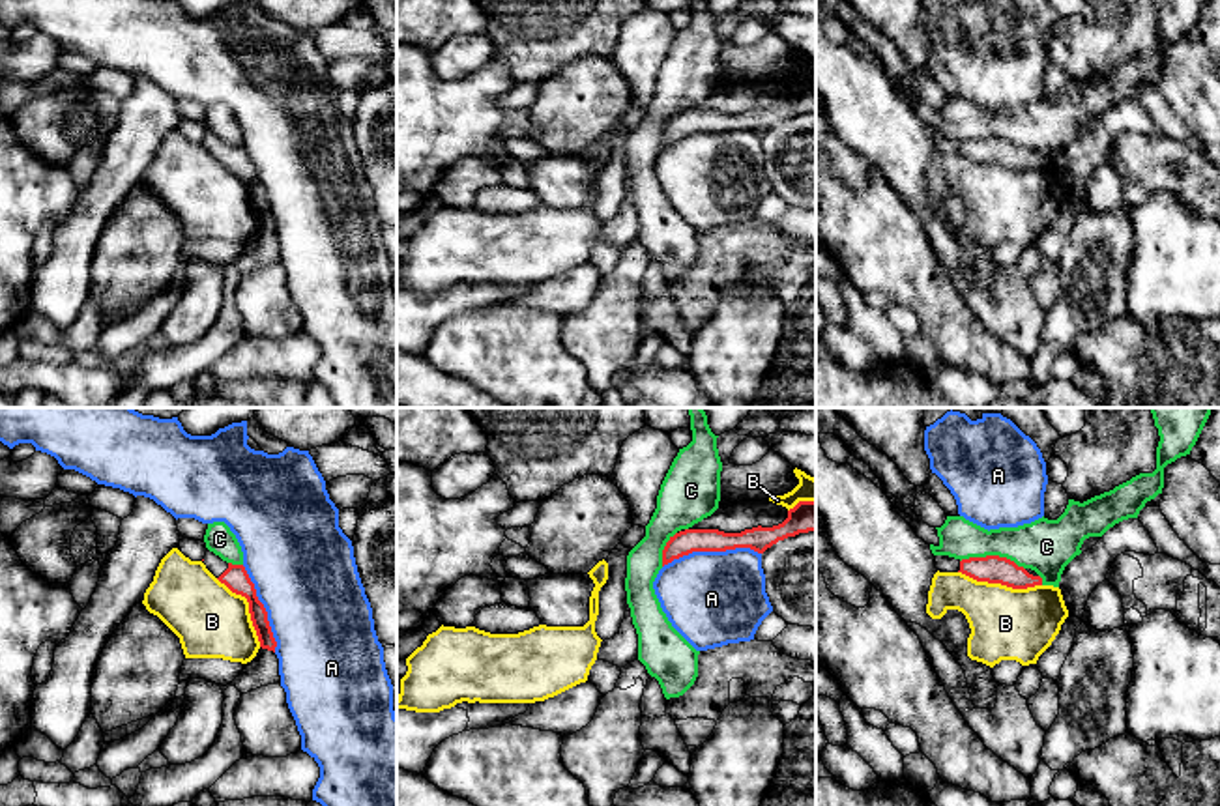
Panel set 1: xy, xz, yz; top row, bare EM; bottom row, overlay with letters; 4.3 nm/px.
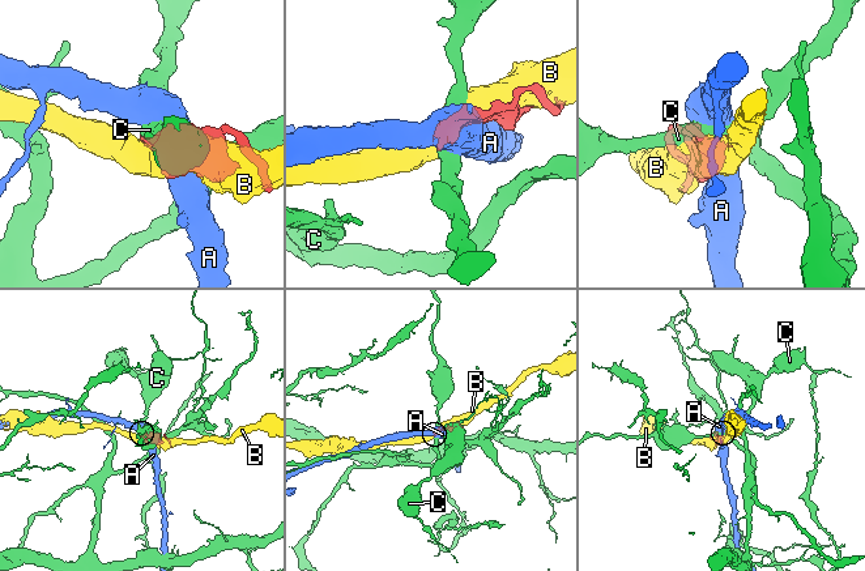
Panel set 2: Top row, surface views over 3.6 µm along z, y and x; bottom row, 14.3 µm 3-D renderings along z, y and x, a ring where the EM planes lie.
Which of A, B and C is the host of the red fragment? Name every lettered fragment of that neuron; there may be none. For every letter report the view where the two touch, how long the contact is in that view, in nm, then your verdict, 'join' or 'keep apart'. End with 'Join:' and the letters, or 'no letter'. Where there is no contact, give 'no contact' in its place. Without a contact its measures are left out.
A: xz | 420 nm | keep apart
B: yz | 360 nm | keep apart
C: yz | 280 nm | keep apart
Join: no letter

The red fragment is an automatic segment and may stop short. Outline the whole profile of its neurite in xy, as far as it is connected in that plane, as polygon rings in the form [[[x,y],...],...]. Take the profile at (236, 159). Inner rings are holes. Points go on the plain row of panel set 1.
[[[210,131],[206,133],[202,144],[232,174],[247,180],[251,202],[256,211],[260,228],[275,234],[277,223],[273,219],[273,213],[271,213],[271,208],[268,202],[268,193],[266,193],[264,185],[258,181],[254,165],[251,163],[245,148],[226,144]]]

